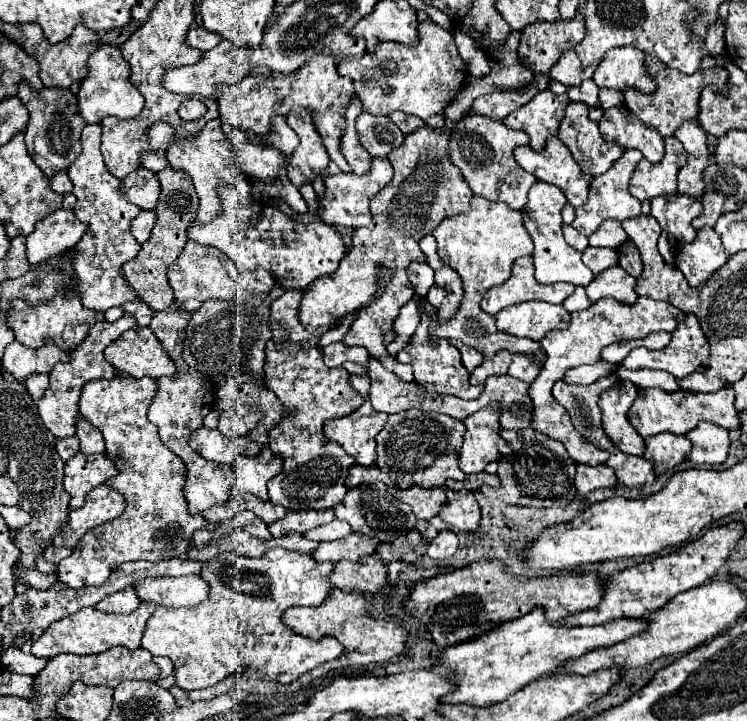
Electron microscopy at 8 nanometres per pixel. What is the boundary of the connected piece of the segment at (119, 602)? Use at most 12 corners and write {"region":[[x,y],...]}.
{"region":[[136,590],[104,598],[95,607],[103,612],[134,612],[142,600]]}

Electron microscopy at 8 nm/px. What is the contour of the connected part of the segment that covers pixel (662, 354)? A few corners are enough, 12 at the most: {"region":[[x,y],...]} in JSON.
{"region":[[694,314],[664,350],[634,348],[618,366],[700,372],[708,339]]}

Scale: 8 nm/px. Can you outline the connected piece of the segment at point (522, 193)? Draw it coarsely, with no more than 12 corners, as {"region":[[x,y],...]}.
{"region":[[464,116],[450,158],[474,194],[522,210],[536,182],[514,160],[528,134]]}

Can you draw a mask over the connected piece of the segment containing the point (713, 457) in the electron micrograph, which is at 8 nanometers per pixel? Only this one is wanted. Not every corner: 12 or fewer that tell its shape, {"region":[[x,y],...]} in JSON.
{"region":[[702,422],[686,438],[688,460],[718,466],[730,440],[722,426]]}

